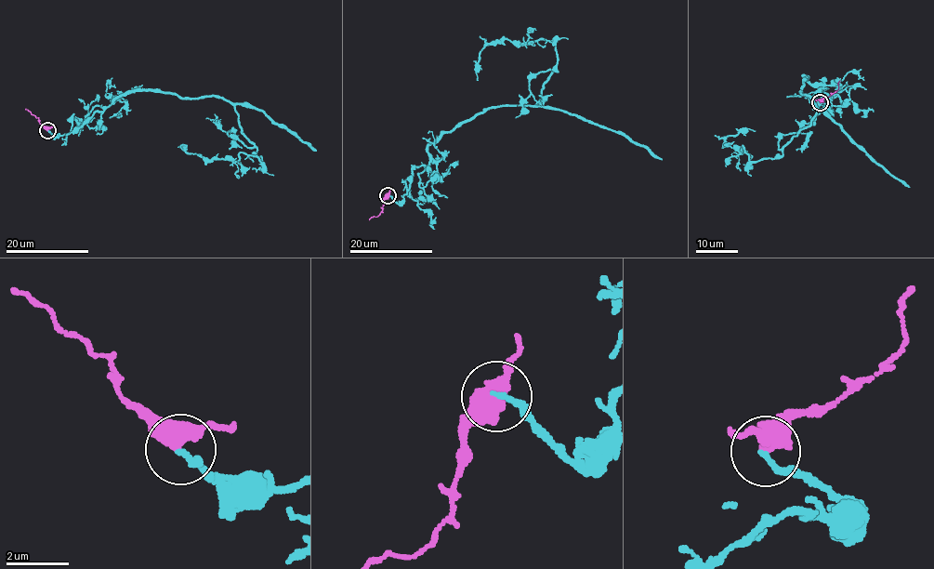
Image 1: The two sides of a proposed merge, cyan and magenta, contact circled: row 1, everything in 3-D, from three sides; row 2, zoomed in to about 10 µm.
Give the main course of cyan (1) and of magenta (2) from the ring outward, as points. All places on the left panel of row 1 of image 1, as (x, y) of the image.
1: (47, 129), (73, 131), (138, 90), (219, 96), (261, 163), (177, 147)
2: (47, 129), (25, 109)

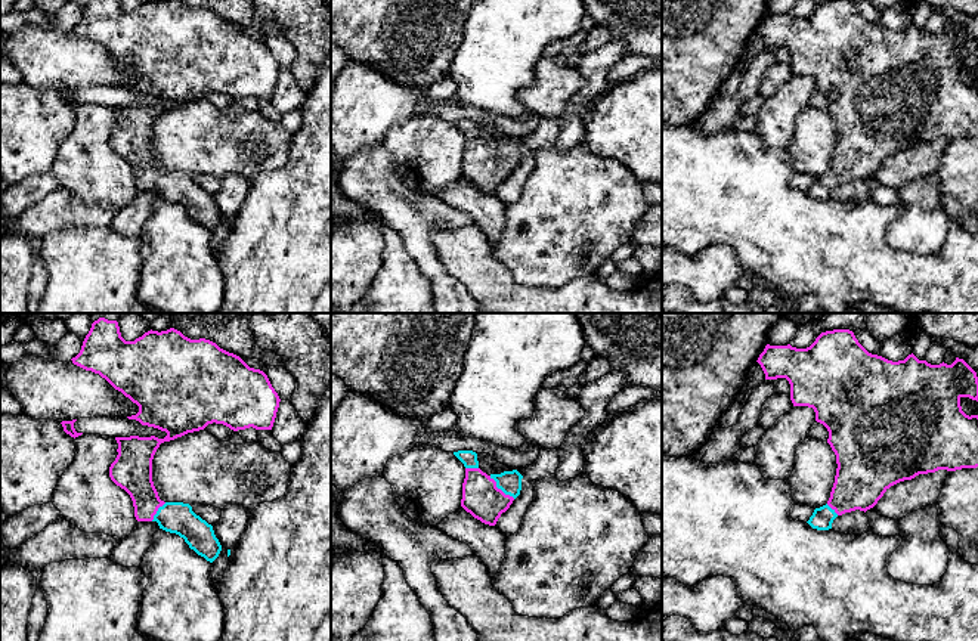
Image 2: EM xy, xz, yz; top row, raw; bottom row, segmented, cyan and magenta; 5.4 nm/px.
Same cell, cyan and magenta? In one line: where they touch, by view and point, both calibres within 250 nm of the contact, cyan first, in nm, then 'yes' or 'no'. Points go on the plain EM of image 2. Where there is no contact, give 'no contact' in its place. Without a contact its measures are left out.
xz (501, 158) | 130/200 nm | yes

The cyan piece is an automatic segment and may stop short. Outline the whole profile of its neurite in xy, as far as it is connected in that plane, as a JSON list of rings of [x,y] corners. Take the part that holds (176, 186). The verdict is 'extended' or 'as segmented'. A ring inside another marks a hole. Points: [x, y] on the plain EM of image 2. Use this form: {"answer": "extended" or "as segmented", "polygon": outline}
{"answer": "extended", "polygon": [[[89,0],[80,22],[71,30],[99,43],[139,75],[139,81],[127,86],[129,89],[167,102],[164,108],[115,106],[118,124],[109,136],[109,146],[130,164],[136,189],[157,191],[160,198],[179,204],[191,219],[213,232],[222,220],[213,195],[196,185],[189,173],[160,168],[152,151],[152,128],[161,112],[204,99],[213,92],[233,100],[250,96],[272,99],[281,68],[267,44],[250,37],[239,25],[216,12],[205,7],[191,9],[180,0],[148,0],[134,10],[126,10],[120,0]]]}

